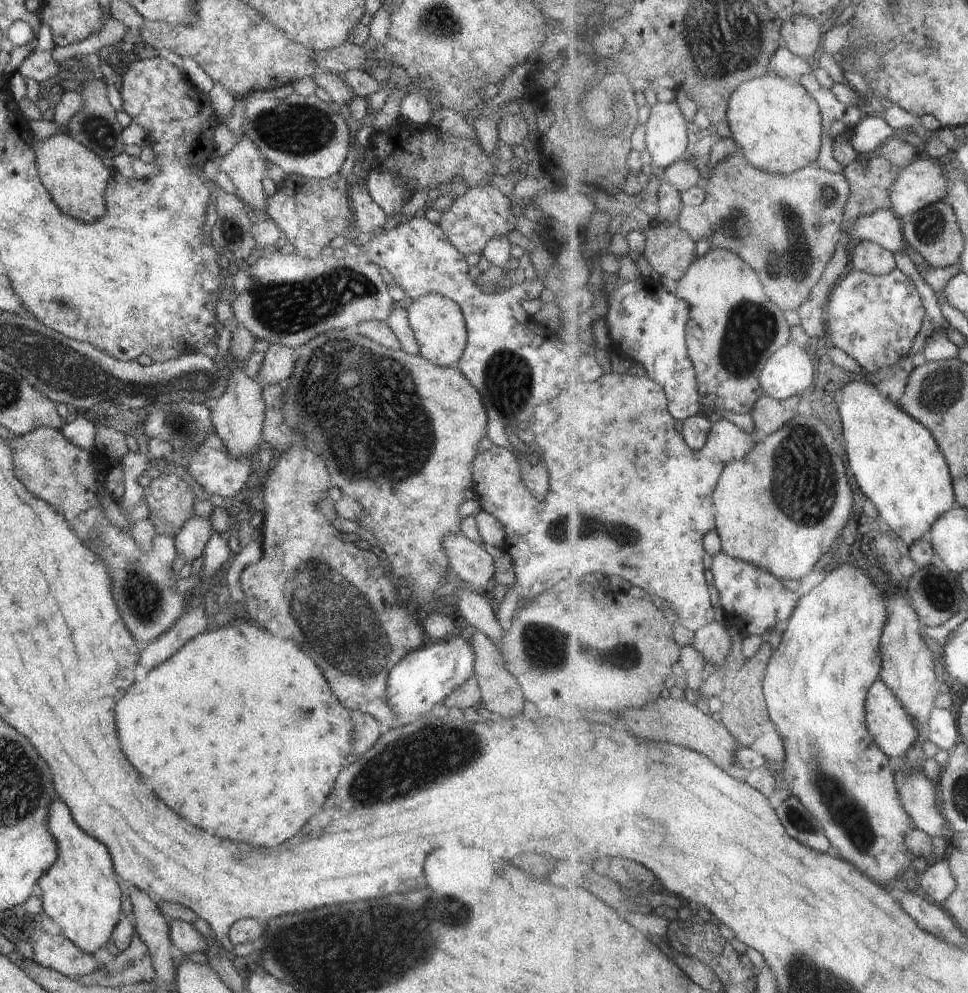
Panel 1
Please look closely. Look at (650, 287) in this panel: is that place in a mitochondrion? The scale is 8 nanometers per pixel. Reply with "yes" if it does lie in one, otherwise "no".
no

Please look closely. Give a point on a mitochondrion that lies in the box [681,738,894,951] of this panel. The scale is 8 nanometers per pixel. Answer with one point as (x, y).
(802, 822)

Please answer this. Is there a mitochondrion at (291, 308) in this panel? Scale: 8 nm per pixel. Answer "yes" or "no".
yes

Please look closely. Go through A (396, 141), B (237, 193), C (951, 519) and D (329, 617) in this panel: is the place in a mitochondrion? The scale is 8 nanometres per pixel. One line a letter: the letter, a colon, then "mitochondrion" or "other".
A: other
B: other
C: other
D: mitochondrion

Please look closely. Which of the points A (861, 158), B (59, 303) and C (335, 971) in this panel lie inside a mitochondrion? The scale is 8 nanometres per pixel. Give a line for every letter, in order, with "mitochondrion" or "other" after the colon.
A: other
B: mitochondrion
C: mitochondrion

